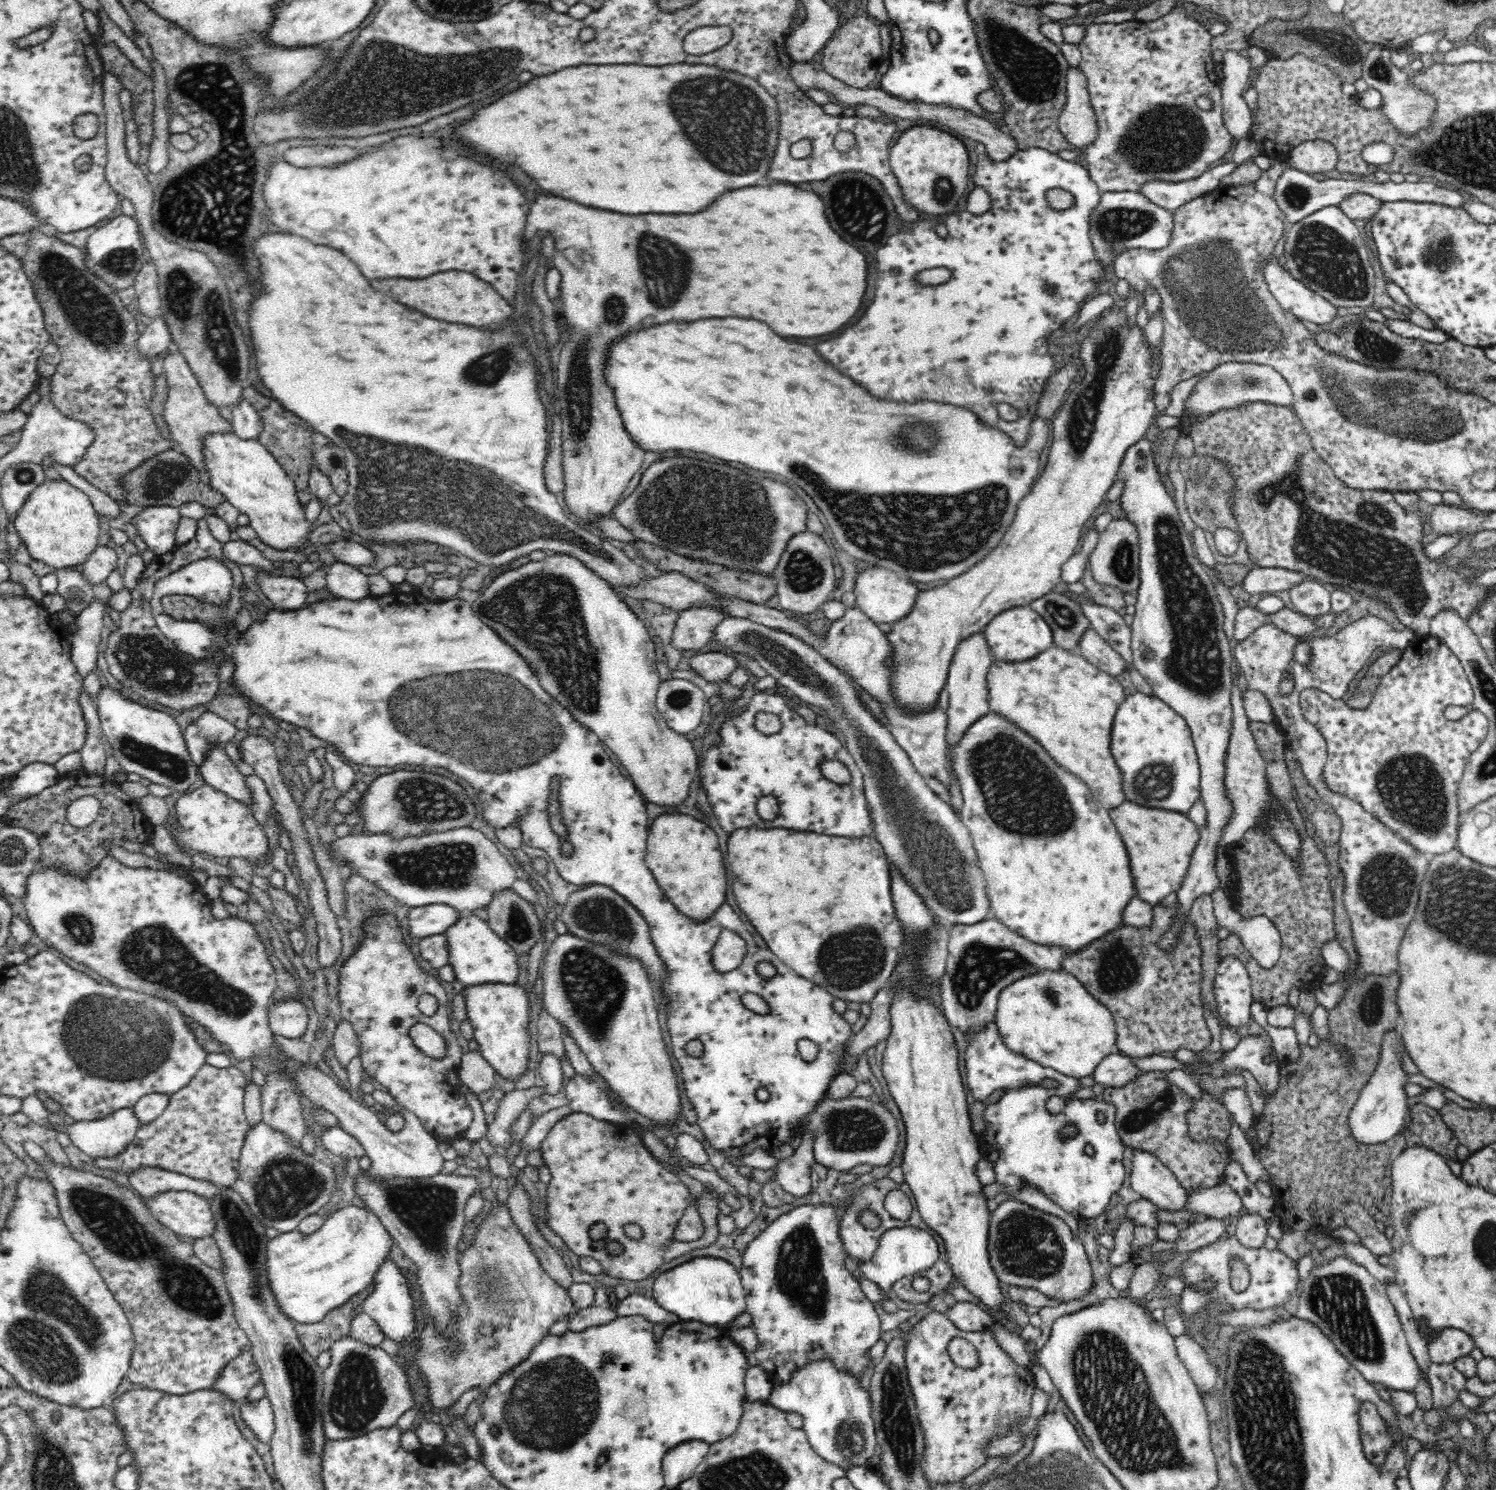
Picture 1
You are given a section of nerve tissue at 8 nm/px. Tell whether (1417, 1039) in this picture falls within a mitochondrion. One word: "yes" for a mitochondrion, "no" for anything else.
no

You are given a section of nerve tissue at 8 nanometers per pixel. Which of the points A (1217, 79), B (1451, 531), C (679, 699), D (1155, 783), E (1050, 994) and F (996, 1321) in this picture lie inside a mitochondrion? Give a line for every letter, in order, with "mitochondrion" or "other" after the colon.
A: other
B: other
C: mitochondrion
D: mitochondrion
E: mitochondrion
F: other

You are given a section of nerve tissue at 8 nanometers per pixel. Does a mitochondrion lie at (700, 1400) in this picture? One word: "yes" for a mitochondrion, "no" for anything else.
no

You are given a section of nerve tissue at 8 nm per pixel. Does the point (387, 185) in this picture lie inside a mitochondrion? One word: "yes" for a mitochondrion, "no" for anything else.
no

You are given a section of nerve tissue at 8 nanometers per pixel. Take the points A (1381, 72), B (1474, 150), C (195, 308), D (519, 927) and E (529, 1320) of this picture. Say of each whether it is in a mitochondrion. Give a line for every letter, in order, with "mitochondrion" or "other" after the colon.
A: mitochondrion
B: mitochondrion
C: mitochondrion
D: mitochondrion
E: other

